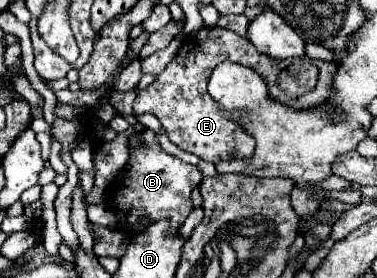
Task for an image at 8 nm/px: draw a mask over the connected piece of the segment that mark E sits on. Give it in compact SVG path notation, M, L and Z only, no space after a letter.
M215 26L215 28L201 28L199 32L183 38L181 50L175 56L175 60L163 70L163 74L159 74L155 78L153 84L149 84L141 92L137 92L137 98L133 102L135 112L137 114L143 114L143 112L155 114L159 118L167 138L177 148L191 152L191 154L199 156L201 160L215 164L219 160L249 158L253 154L255 140L249 138L249 134L245 134L243 128L239 128L231 120L229 112L215 106L213 98L207 92L211 70L225 60L253 68L267 82L267 88L271 90L271 94L287 106L301 108L301 110L303 108L315 108L315 106L327 102L329 96L333 96L329 86L331 86L331 74L337 70L335 62L327 64L327 62L321 62L321 60L313 60L313 64L319 70L319 76L317 76L317 84L311 92L307 92L307 94L303 94L295 100L287 98L287 96L277 96L277 92L275 92L277 90L277 70L287 68L287 62L277 62L277 60L271 60L269 56L261 56L247 38L243 38L243 36L239 36L231 30L223 30L223 28Z

